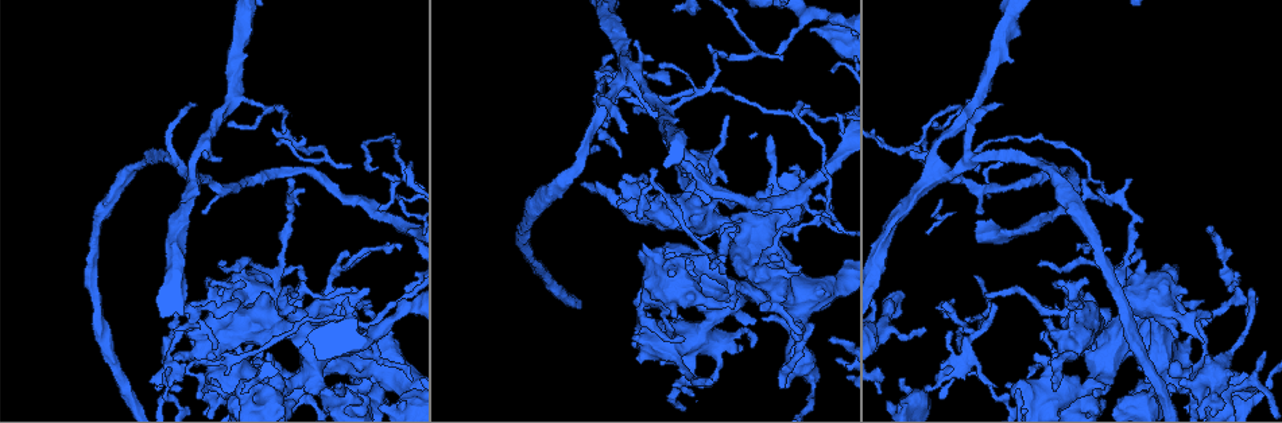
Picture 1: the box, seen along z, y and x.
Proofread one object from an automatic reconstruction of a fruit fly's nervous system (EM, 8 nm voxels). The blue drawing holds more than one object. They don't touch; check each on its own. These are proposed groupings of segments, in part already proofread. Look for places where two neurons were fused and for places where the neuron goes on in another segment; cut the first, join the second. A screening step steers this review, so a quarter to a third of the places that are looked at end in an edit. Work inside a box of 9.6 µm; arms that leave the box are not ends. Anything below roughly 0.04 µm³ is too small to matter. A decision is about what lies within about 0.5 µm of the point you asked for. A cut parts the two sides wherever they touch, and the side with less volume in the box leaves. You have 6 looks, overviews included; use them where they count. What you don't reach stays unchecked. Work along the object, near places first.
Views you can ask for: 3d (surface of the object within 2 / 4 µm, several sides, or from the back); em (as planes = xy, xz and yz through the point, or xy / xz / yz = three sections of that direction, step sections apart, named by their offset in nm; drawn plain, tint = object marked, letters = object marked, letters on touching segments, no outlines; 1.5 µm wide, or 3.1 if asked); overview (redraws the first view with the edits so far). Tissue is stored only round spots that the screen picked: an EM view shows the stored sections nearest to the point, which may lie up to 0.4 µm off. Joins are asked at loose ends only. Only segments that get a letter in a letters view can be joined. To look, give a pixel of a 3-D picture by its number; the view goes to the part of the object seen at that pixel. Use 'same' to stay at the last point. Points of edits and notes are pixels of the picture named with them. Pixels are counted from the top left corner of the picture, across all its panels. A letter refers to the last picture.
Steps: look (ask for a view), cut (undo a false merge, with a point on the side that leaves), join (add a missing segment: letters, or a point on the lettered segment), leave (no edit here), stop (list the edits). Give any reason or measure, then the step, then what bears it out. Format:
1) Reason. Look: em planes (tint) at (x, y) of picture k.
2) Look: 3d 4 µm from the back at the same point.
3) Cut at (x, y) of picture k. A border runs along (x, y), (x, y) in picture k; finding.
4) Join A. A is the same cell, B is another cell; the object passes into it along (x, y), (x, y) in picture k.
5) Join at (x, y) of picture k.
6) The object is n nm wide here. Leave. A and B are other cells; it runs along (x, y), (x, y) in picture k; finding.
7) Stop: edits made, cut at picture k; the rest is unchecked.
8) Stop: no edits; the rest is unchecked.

Look: em planes (letters) at (239, 305) of picture 1.

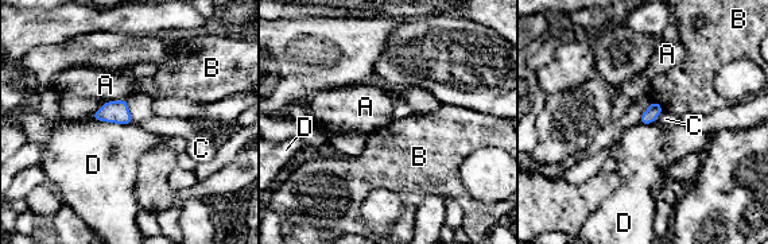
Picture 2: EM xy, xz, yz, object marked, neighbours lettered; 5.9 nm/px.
The longest contact is with D, 260 nm. Leave. A, B, C and D are other cells; no lettered segment goes on from it.

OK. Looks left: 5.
An open end. Look: em xz step 8 (letters) at (208, 152) of picture 1.

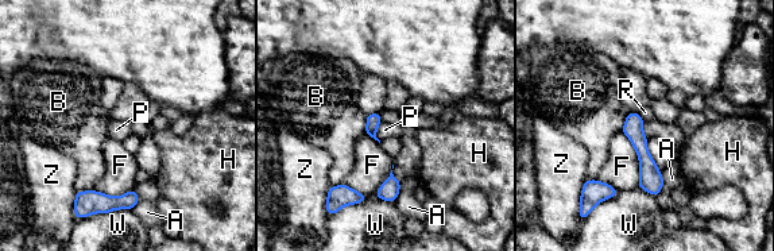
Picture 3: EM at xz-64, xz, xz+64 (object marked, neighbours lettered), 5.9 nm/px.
Leave. A, B, F, H, P, R, W and Z are other cells; a border runs along (382, 122), (376, 130), (379, 141) in picture 3; no lettered segment goes on from it.

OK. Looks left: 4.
Look: 3d 4 µm at (1131, 179) of picture 1.

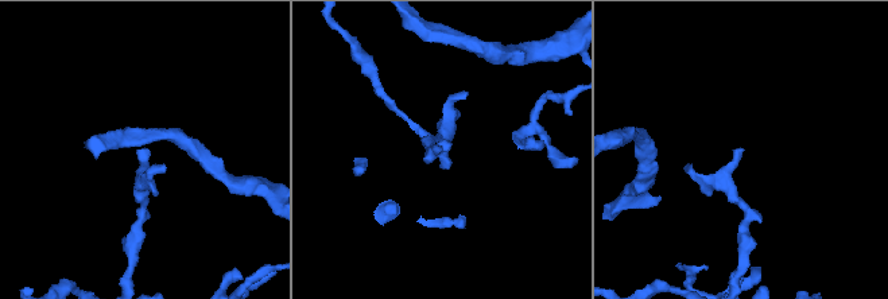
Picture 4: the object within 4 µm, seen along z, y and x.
Look: em planes (letters) at (140, 150) of picture 4.

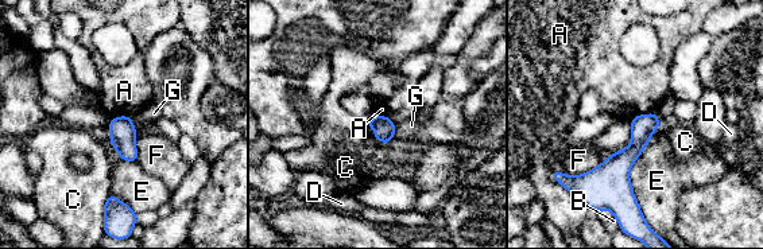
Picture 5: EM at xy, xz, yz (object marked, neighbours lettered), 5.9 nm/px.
The longest contact is with E, 550 nm. Leave. A, B, C, D, E, F and G are other cells; none of them fits.

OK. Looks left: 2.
Stop: no edits; the rest is unchecked.

